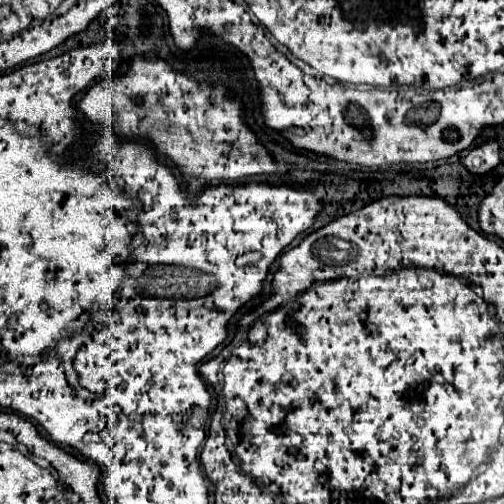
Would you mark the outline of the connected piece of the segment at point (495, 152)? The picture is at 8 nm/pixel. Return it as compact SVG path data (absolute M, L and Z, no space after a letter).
M487 141L481 147L469 151L463 157L463 165L469 169L473 175L483 175L489 173L499 165L499 145L497 141Z

